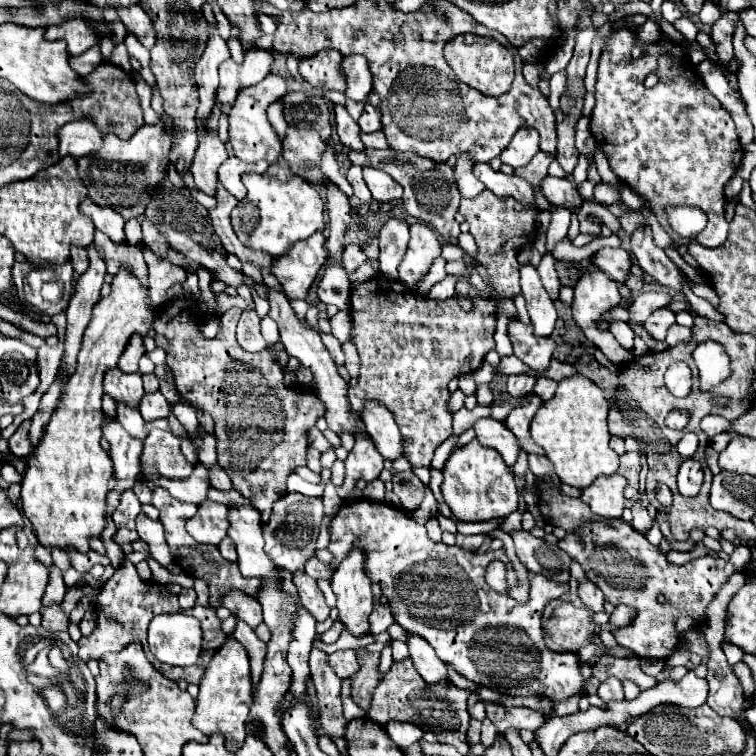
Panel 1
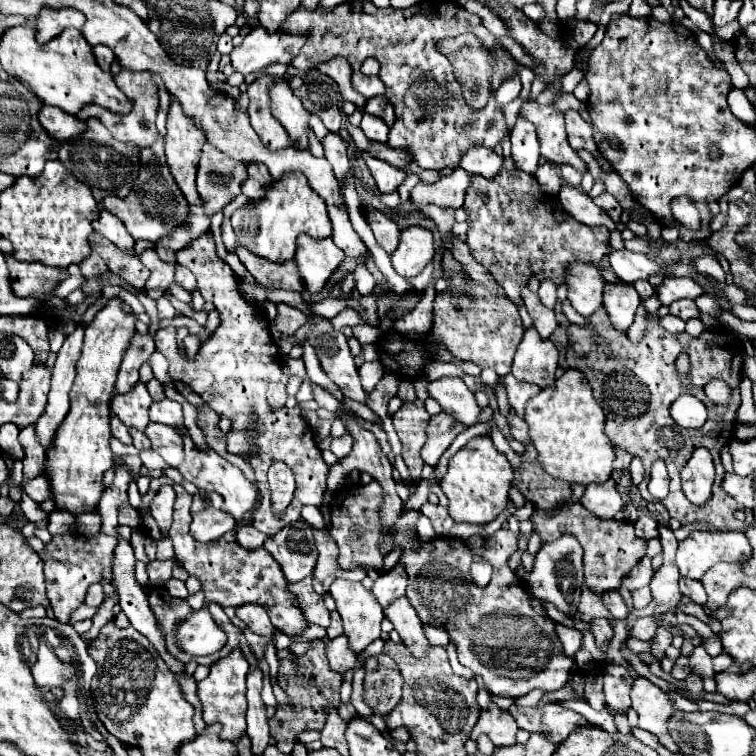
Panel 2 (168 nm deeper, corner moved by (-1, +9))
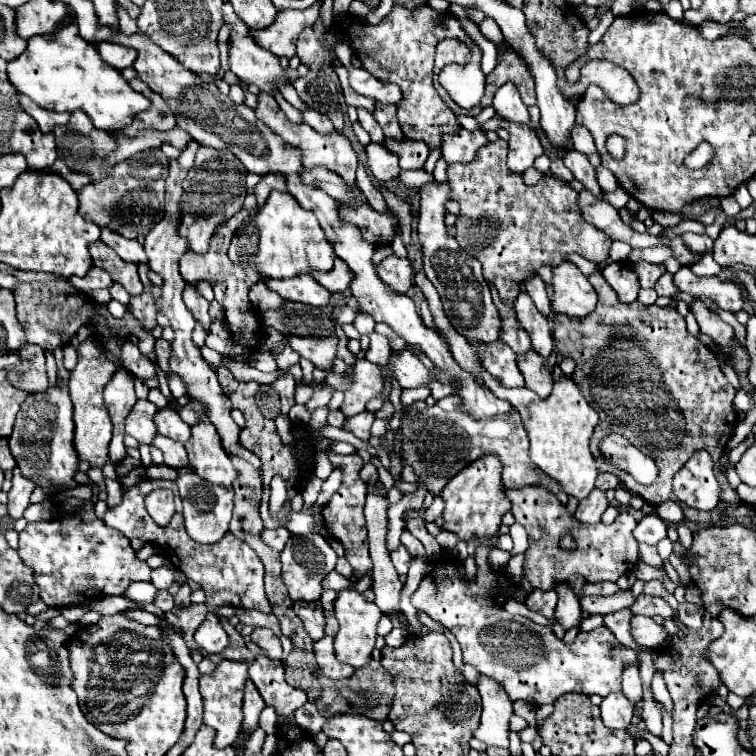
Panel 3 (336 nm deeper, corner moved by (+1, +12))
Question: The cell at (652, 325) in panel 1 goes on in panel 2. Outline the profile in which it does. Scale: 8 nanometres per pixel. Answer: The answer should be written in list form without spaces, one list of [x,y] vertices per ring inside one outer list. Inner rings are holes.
[[[678,299],[678,301],[674,301],[674,303],[670,305],[670,313],[672,313],[672,315],[678,315],[678,317],[684,319],[684,321],[688,321],[688,319],[698,319],[698,317],[700,317],[700,311],[698,311],[696,303],[690,301],[690,299]]]

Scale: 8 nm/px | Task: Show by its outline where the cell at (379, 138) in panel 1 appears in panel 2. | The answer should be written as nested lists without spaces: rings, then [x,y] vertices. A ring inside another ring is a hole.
[[[364,113],[362,115],[362,123],[360,123],[362,131],[366,133],[368,139],[372,141],[380,141],[380,143],[386,143],[388,141],[388,125],[382,123],[382,119],[370,115],[370,113]]]

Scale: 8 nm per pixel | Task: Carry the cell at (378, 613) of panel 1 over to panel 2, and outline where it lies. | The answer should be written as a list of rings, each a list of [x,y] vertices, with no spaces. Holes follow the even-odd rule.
[[[396,563],[388,573],[380,575],[380,577],[374,581],[372,593],[374,593],[376,599],[382,603],[382,607],[388,607],[392,599],[404,595],[406,585],[408,585],[408,575],[406,575],[402,563]]]

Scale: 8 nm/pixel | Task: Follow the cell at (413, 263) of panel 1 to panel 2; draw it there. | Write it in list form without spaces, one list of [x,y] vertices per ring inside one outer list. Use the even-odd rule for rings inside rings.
[[[408,227],[400,235],[398,249],[390,255],[392,267],[402,277],[416,277],[434,257],[432,233],[424,227]]]

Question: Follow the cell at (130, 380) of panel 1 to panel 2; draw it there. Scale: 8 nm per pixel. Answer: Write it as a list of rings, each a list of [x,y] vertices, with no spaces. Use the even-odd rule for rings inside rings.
[[[138,383],[132,391],[128,391],[124,395],[116,395],[112,399],[112,411],[114,411],[114,415],[126,427],[134,427],[138,431],[144,431],[146,425],[150,423],[150,419],[148,419],[150,405],[152,405],[152,397],[146,391],[144,383]]]

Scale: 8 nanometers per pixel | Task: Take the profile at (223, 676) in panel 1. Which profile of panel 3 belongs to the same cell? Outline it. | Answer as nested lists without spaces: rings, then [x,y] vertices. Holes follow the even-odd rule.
[[[222,660],[212,674],[200,676],[200,694],[204,698],[204,724],[216,730],[216,740],[214,740],[216,748],[232,746],[240,734],[242,694],[246,680],[248,680],[248,664],[232,660]]]

